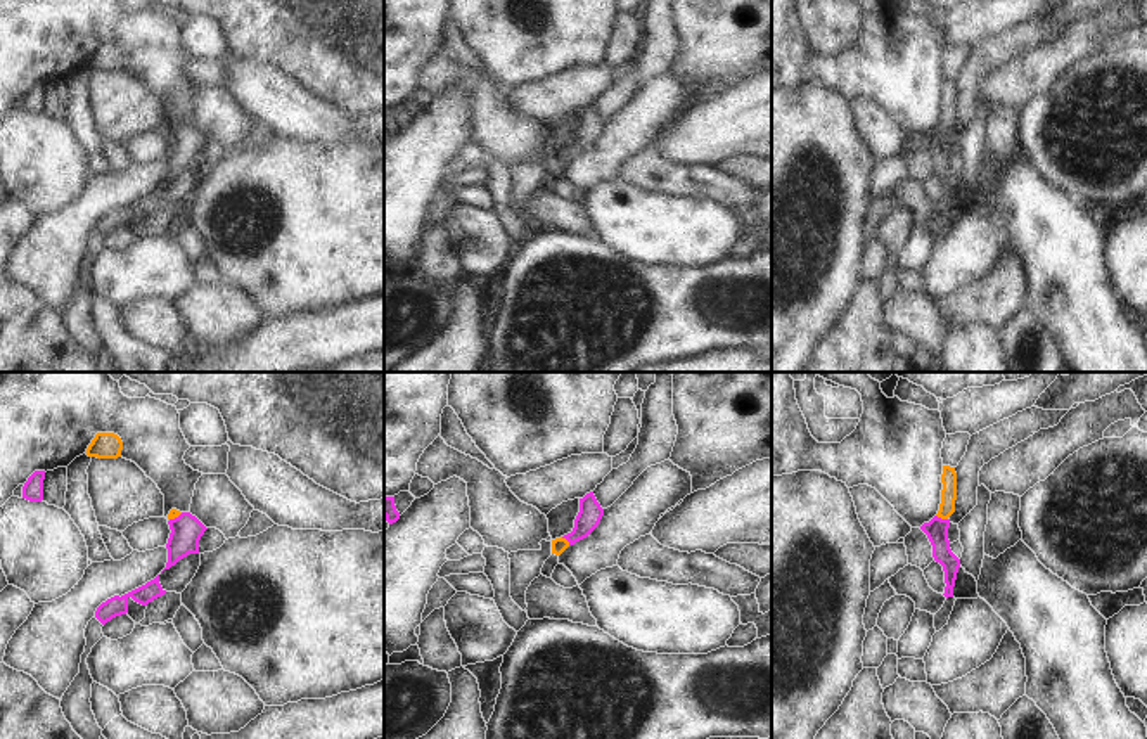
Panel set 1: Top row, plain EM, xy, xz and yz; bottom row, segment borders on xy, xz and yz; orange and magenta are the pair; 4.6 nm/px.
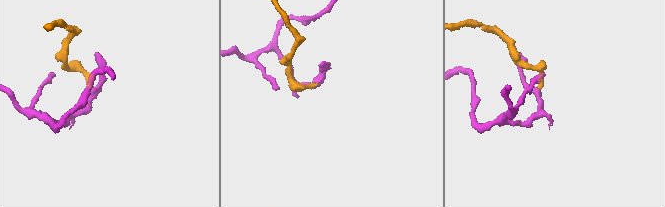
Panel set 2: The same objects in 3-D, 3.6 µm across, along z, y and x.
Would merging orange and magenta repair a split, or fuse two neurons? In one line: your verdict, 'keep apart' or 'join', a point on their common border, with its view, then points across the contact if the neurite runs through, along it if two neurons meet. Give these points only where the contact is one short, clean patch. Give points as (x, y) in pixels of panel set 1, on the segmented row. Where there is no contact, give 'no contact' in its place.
join; meets orange in yz at (941, 518); runs through yz (948, 478), (948, 504), (941, 518), (936, 530)

